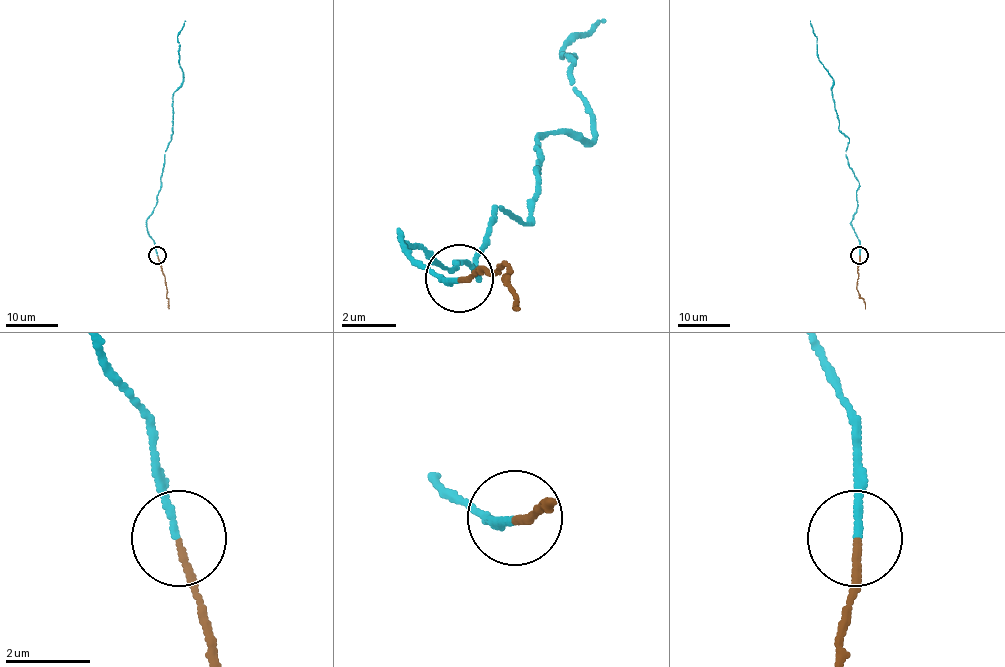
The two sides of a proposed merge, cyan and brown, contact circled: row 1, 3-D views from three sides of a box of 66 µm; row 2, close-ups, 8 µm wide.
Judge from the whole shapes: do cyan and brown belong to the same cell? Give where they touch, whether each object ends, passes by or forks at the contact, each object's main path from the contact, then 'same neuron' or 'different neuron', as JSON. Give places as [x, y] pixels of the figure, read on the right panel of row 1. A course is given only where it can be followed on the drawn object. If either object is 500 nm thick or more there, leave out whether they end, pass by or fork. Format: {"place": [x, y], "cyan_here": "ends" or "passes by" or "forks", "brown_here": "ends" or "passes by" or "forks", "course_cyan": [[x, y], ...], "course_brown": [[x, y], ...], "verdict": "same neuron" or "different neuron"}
{"place": [859, 255], "cyan_here": "ends", "brown_here": "ends", "course_cyan": [[860, 256], [850, 221], [860, 183], [845, 155], [849, 139], [839, 129], [832, 77], [818, 59], [810, 20]], "course_brown": [[860, 256], [857, 291], [865, 309]], "verdict": "same neuron"}

